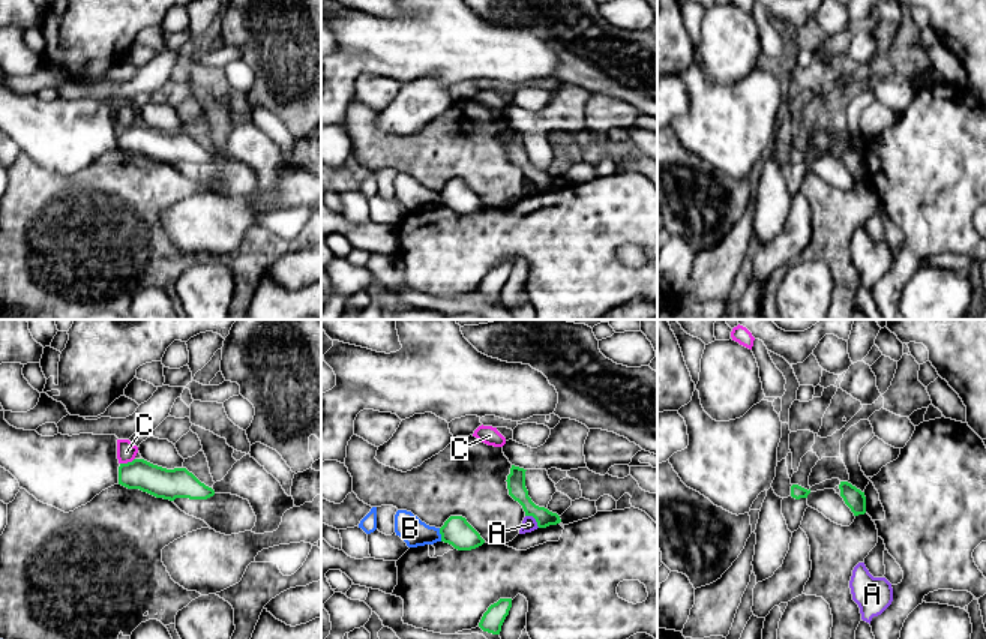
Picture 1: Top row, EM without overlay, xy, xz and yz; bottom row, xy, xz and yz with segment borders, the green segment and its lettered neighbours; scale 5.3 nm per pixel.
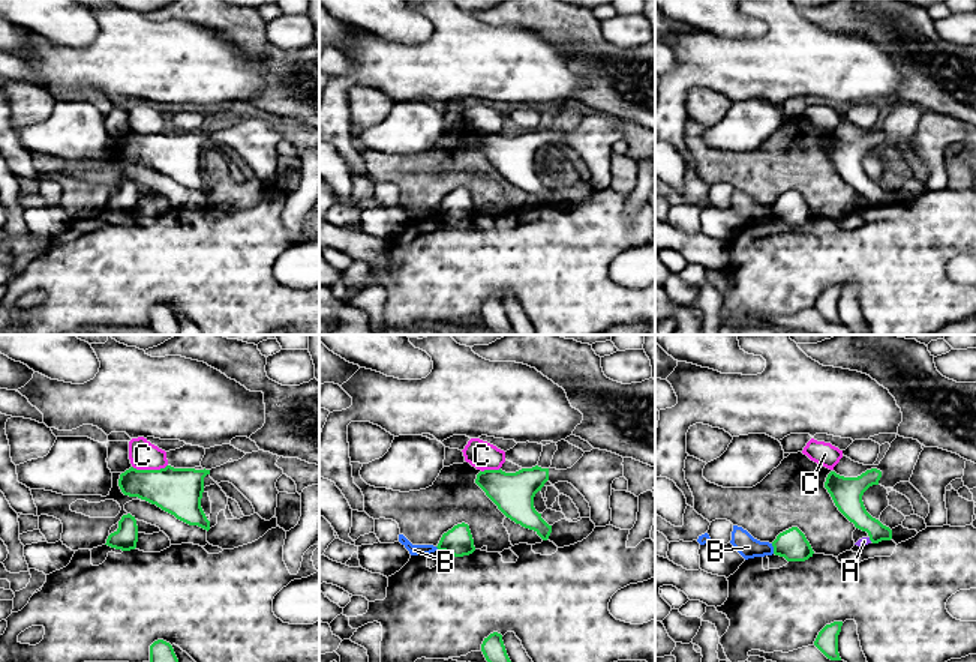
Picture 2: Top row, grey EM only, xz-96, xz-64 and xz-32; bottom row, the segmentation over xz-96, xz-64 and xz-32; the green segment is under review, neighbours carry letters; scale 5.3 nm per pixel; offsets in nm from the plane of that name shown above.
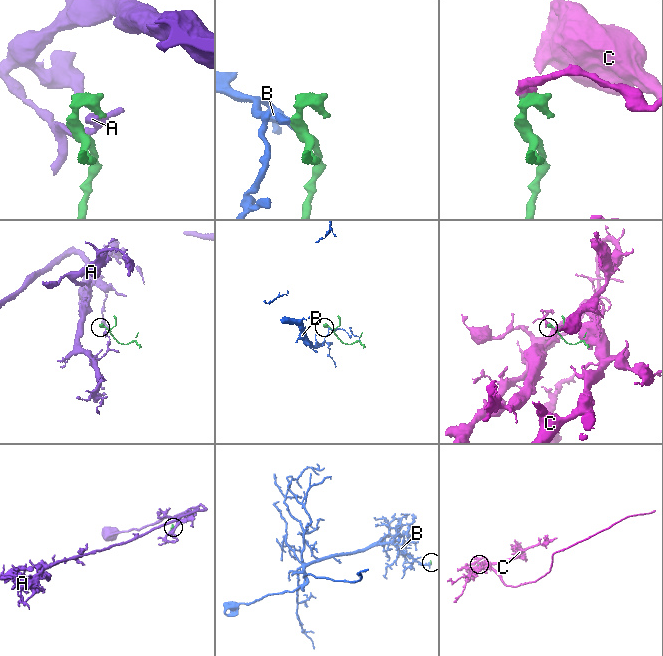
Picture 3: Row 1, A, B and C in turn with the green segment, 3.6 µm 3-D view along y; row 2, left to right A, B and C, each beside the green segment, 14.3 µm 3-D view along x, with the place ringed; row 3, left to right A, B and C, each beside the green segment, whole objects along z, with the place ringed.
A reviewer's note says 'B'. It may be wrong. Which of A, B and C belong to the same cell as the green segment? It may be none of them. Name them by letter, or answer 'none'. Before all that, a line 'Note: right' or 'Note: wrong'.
Note: wrong
none

